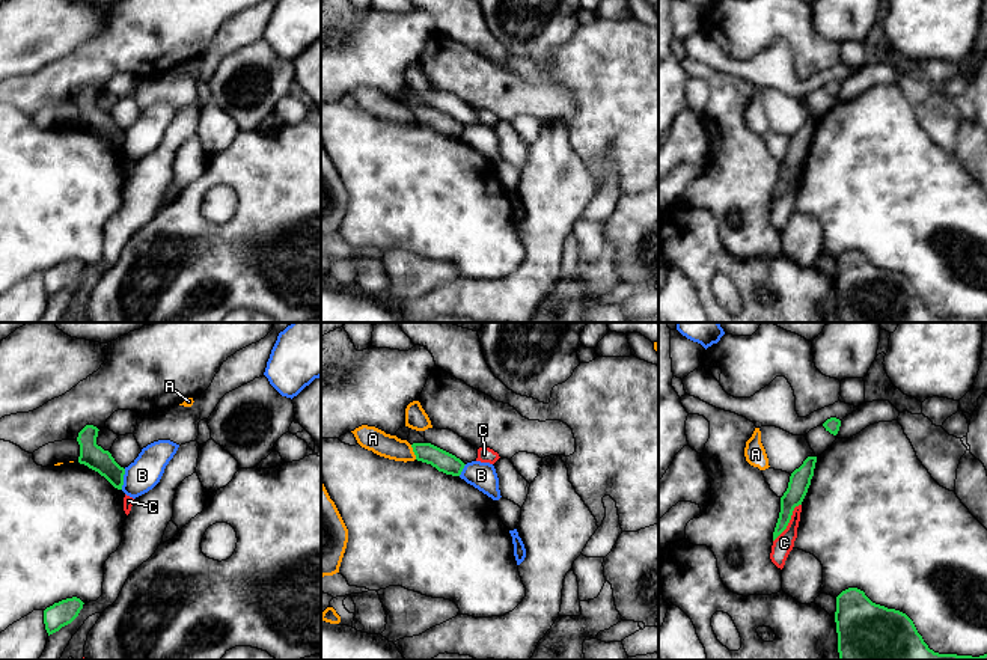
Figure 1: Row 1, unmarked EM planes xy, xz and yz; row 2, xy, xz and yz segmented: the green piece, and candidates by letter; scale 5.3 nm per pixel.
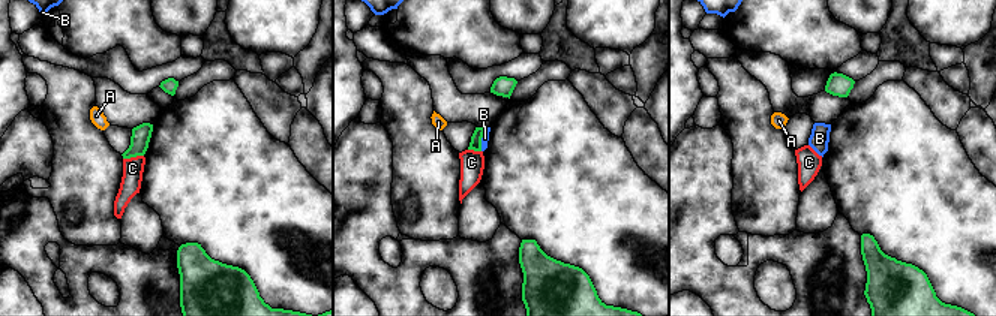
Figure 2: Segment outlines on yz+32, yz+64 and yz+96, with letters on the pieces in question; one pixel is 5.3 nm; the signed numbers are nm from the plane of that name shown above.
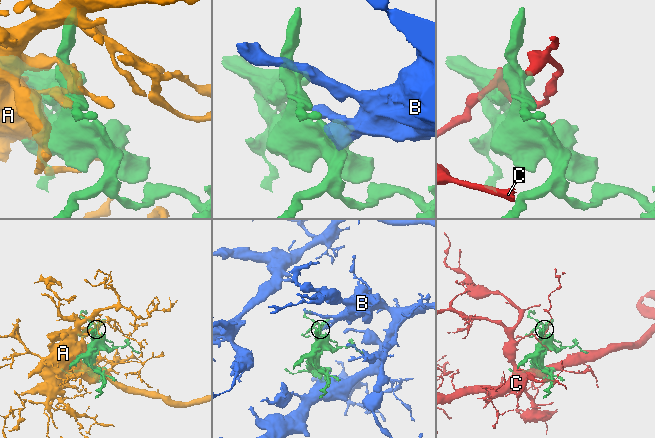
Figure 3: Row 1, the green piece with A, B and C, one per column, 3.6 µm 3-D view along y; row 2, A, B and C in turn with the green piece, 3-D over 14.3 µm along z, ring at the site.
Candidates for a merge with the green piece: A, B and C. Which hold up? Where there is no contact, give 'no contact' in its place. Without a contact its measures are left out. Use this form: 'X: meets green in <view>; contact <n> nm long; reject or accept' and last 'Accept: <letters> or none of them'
A: meets green in xz; contact 90 nm long; reject
B: meets green in xy; contact 110 nm long; reject
C: meets green in yz; contact 260 nm long; reject
Accept: none of them

